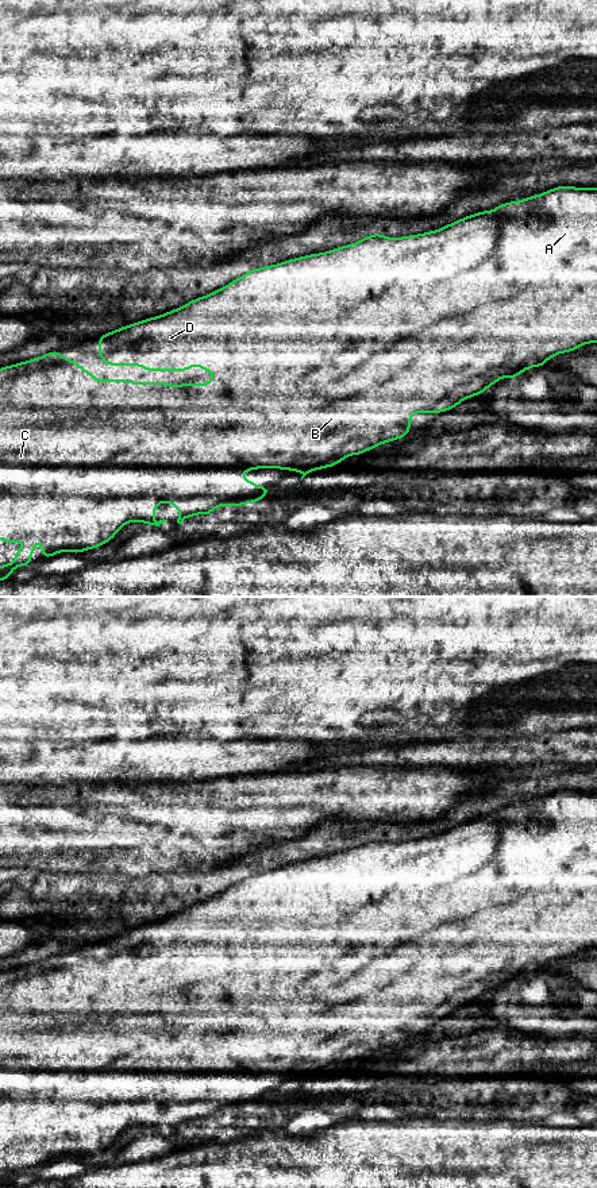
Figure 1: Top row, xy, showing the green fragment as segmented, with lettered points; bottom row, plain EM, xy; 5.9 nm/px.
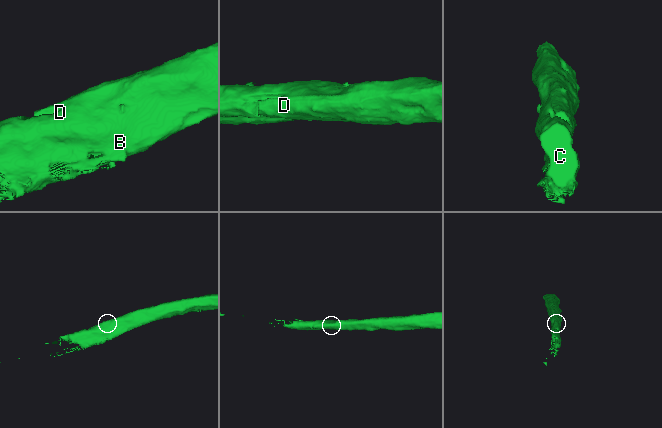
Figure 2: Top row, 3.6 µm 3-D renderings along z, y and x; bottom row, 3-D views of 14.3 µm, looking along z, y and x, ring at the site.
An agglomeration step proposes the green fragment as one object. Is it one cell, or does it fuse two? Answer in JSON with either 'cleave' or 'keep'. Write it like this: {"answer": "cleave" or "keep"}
{"answer": "keep"}

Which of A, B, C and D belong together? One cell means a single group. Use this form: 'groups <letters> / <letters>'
groups A B C D

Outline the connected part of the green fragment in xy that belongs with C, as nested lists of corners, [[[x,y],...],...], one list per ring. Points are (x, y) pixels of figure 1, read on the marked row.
[[[562,185],[543,193],[532,194],[519,201],[500,204],[493,211],[481,211],[478,213],[469,215],[435,231],[401,238],[389,238],[377,232],[363,238],[362,240],[332,248],[327,252],[304,255],[300,258],[284,261],[277,265],[251,269],[242,277],[231,281],[228,285],[207,296],[194,298],[177,309],[169,310],[155,317],[140,320],[130,325],[124,325],[109,333],[103,333],[99,336],[99,359],[103,360],[107,366],[140,366],[146,371],[188,371],[192,366],[200,366],[203,371],[212,373],[212,381],[209,383],[186,382],[181,385],[170,385],[169,382],[95,379],[92,370],[86,373],[85,367],[80,366],[74,359],[62,356],[59,354],[59,350],[54,350],[50,354],[45,354],[30,360],[0,367],[0,540],[3,540],[5,544],[20,541],[24,545],[23,549],[16,549],[16,552],[14,554],[14,563],[5,563],[0,566],[0,582],[9,579],[11,572],[20,566],[32,566],[34,562],[30,559],[30,556],[35,551],[36,540],[42,543],[42,559],[51,558],[59,552],[81,554],[111,541],[116,536],[116,533],[128,522],[140,521],[145,525],[159,526],[162,522],[167,521],[154,520],[154,512],[161,502],[167,502],[178,509],[178,524],[182,524],[185,518],[197,514],[211,516],[213,509],[224,505],[244,506],[246,504],[255,504],[258,501],[262,501],[263,497],[271,491],[271,489],[255,485],[250,479],[243,479],[242,474],[246,471],[258,468],[289,470],[301,472],[303,481],[307,474],[315,470],[336,466],[342,463],[344,458],[361,455],[381,444],[407,437],[412,428],[411,417],[415,413],[443,413],[450,409],[455,409],[459,402],[482,394],[501,378],[513,379],[528,369],[538,366],[544,367],[546,362],[555,355],[575,351],[581,346],[590,343],[597,343],[597,188],[577,188]]]

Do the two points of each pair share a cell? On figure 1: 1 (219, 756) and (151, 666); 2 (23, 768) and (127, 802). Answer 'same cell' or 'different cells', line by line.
1: different cells
2: different cells

